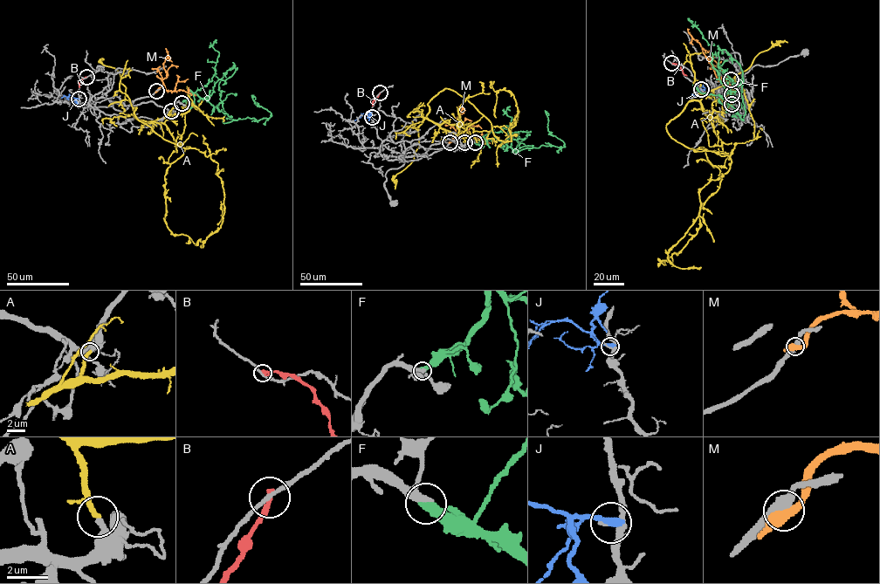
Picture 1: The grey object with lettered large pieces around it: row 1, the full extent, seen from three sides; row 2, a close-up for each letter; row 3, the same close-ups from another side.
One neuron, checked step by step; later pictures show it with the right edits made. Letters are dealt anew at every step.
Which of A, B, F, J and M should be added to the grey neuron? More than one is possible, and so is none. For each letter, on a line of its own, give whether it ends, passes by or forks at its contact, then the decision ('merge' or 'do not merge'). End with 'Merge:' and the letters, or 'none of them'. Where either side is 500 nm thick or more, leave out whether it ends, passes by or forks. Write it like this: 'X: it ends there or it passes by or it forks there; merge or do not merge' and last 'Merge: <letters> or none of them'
A: it passes by; do not merge
B: it ends there; do not merge
F: it ends there; merge
J: it ends there; do not merge
M: it passes by; do not merge
Merge: F

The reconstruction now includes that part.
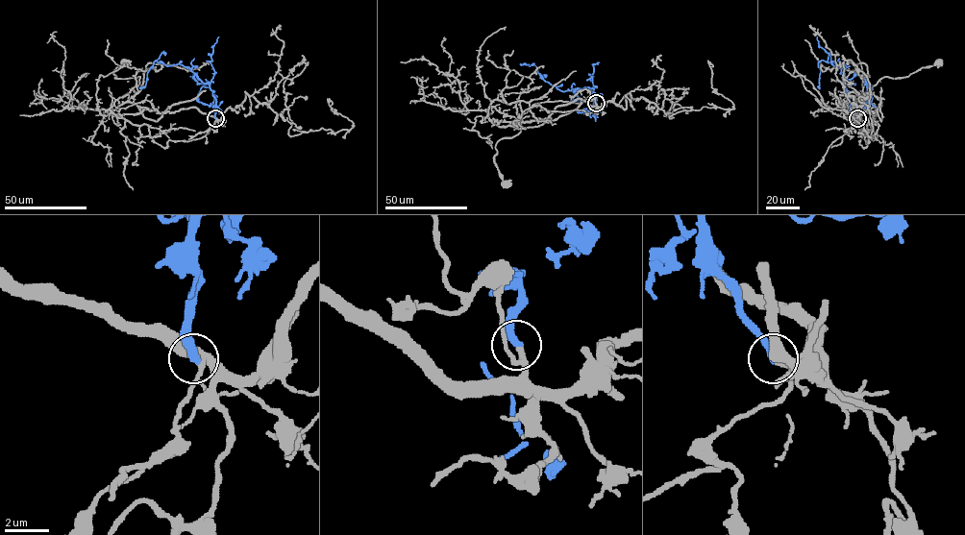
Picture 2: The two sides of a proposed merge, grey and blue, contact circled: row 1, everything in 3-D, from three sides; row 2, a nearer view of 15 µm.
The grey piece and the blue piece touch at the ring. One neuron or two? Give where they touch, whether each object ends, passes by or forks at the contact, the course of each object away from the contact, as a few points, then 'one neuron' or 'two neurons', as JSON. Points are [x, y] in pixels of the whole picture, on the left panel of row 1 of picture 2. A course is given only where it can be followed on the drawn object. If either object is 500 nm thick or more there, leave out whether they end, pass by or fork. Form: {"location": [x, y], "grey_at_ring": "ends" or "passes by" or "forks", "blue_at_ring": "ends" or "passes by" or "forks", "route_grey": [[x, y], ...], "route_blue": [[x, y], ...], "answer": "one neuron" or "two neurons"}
{"location": [215, 118], "grey_at_ring": "passes by", "blue_at_ring": "ends", "route_grey": [[215, 118], [192, 108], [108, 113], [139, 83], [139, 77], [114, 78], [114, 70], [125, 62]], "route_blue": [[215, 118], [216, 101], [210, 85], [189, 67], [156, 60], [145, 85], [139, 88]], "answer": "one neuron"}

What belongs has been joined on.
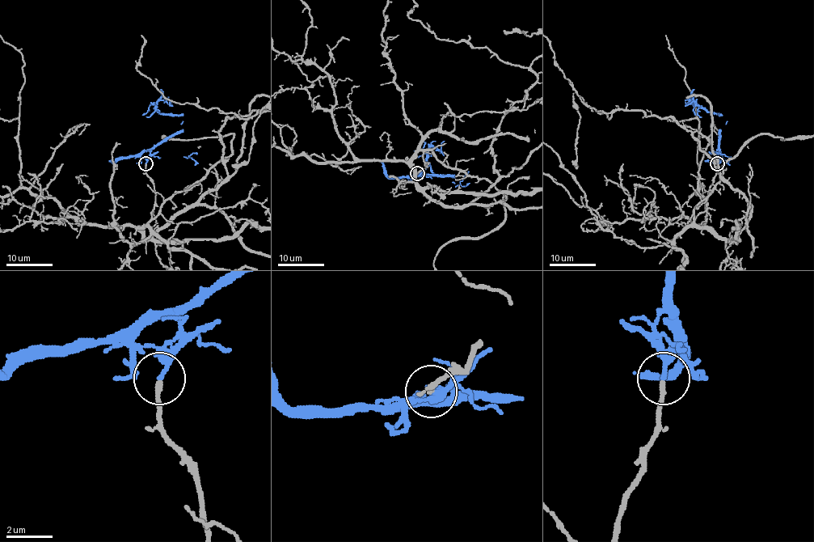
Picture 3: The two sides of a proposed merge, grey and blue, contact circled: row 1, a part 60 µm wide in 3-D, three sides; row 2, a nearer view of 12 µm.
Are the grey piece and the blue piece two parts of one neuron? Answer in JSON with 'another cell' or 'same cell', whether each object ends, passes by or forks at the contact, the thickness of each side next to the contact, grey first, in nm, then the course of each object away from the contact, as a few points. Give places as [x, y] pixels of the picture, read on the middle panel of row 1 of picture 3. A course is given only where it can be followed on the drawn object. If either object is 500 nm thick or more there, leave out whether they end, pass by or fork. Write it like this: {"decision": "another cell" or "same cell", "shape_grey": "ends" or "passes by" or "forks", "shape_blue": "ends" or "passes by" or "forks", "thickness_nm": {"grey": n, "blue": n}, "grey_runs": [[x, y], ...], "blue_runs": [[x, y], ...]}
{"decision": "another cell", "shape_grey": "ends", "shape_blue": "ends", "thickness_nm": {"grey": 200, "blue": 240}, "grey_runs": [[417, 174], [431, 150], [503, 193], [496, 227], [449, 240], [433, 262]], "blue_runs": [[417, 174], [452, 175], [454, 183], [436, 175], [428, 161], [428, 150], [432, 146], [439, 150], [444, 141]]}

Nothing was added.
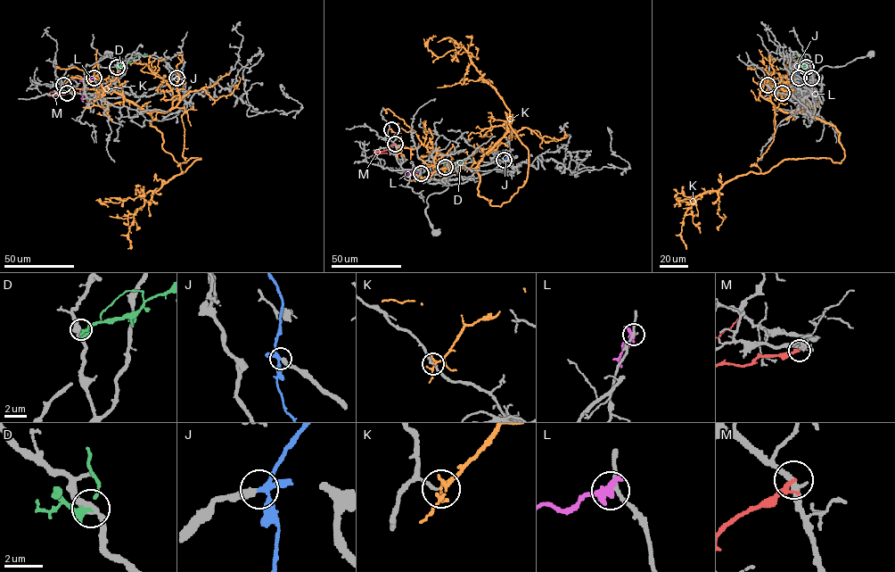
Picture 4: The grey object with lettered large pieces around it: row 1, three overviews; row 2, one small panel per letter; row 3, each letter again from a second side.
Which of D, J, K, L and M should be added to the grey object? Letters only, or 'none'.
J

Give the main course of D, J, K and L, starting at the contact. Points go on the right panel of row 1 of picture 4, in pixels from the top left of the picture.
D: (806, 67), (796, 55), (800, 54)
J: (798, 77), (803, 94)
K: (767, 85), (785, 75), (783, 89), (793, 87), (809, 113), (835, 127), (841, 162), (784, 159), (674, 207)
L: (812, 78), (810, 81), (814, 94), (812, 102)

